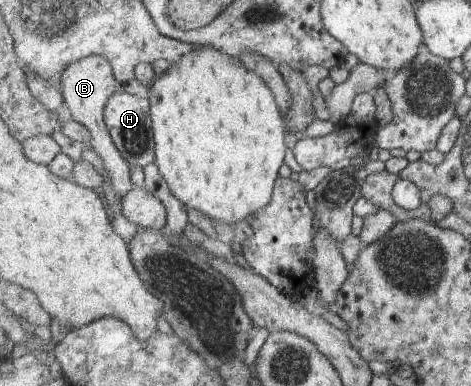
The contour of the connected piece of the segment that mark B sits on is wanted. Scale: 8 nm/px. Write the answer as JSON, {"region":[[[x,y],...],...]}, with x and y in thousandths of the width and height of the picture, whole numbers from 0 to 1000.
{"region":[[[187,142],[163,155],[132,189],[125,223],[138,264],[138,293],[189,332],[195,358],[191,376],[197,378],[200,407],[219,422],[217,433],[225,440],[223,446],[238,474],[236,487],[253,505],[255,523],[259,523],[265,503],[287,482],[276,461],[278,427],[246,383],[240,352],[234,347],[223,313],[223,280],[234,251],[261,233],[259,215],[240,189],[234,155],[217,142]]]}

